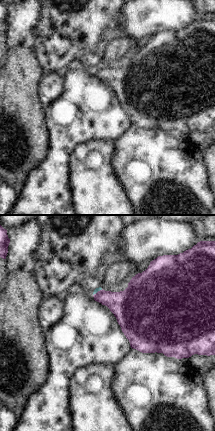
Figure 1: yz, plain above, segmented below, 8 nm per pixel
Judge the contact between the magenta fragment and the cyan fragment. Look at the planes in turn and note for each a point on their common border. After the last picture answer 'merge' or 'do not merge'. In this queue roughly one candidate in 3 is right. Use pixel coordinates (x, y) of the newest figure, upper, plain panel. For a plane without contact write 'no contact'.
(98, 67)

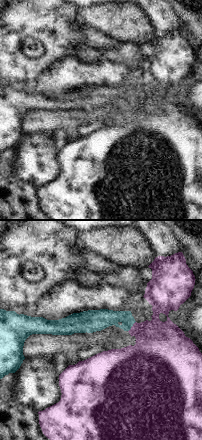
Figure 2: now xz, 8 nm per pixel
(132, 102)

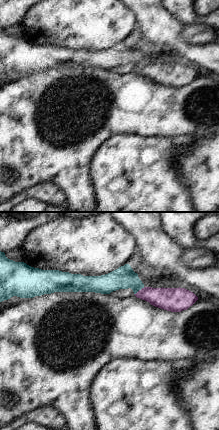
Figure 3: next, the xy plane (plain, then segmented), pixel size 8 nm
(139, 66)

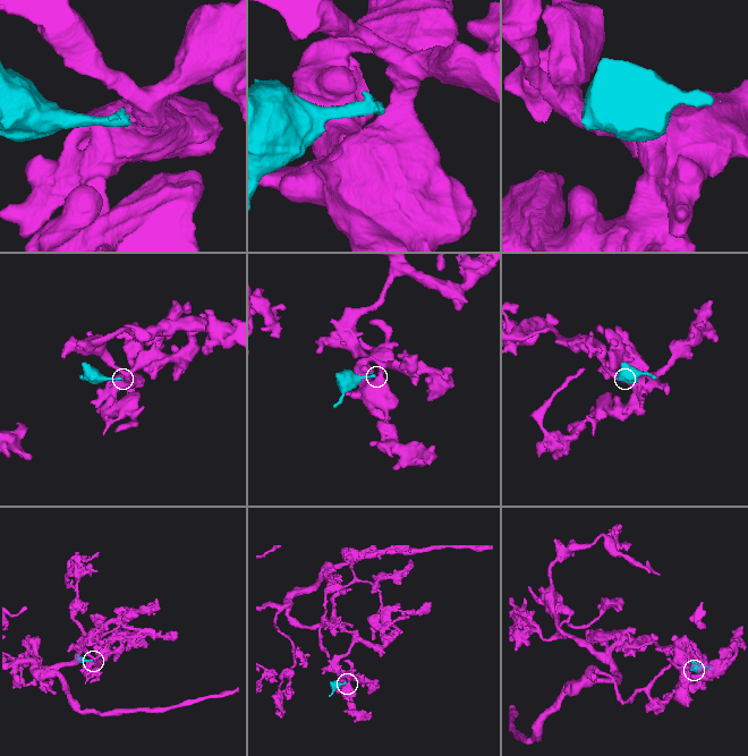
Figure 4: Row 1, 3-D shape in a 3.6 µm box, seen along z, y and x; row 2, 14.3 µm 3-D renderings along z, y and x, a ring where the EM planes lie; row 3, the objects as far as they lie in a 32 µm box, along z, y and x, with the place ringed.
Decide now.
do not merge

